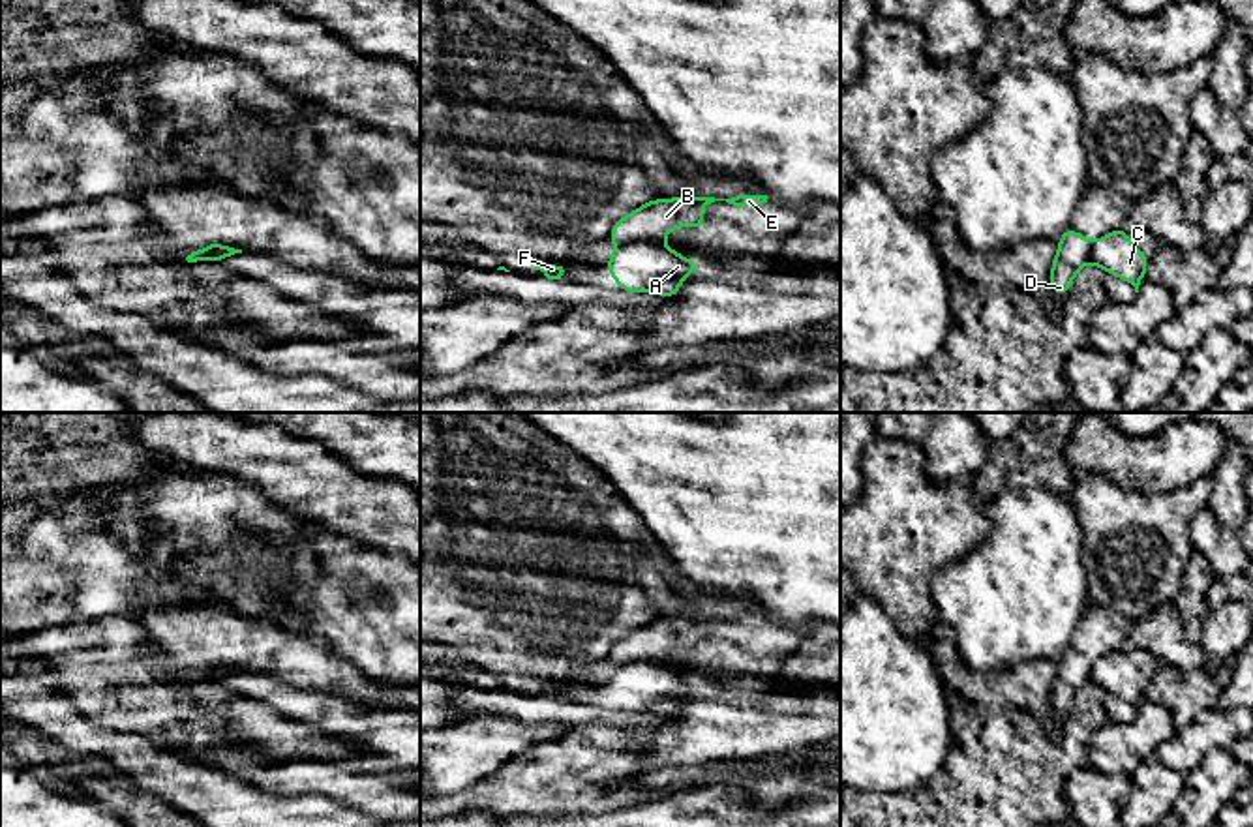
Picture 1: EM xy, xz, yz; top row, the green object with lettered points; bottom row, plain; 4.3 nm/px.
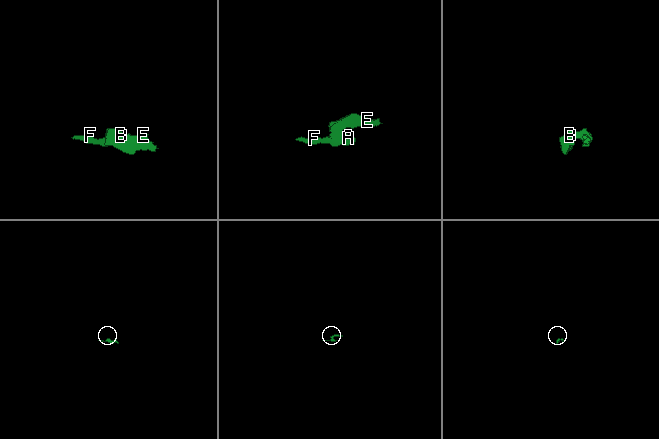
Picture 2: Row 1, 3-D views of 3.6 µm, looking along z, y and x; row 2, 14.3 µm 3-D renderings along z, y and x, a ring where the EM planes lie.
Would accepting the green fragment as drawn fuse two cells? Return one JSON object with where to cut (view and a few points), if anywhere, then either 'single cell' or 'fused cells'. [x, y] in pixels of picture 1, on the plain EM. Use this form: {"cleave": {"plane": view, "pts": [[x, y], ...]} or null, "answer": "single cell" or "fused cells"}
{"cleave": {"plane": "xz", "pts": [[655, 659], [619, 666]]}, "answer": "fused cells"}

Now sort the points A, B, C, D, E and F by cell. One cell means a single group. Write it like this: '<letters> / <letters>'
A C F / B D E

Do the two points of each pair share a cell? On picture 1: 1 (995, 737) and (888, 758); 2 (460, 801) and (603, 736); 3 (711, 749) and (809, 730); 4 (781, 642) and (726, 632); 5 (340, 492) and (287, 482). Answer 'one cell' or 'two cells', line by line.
1: two cells
2: one cell
3: one cell
4: one cell
5: one cell

